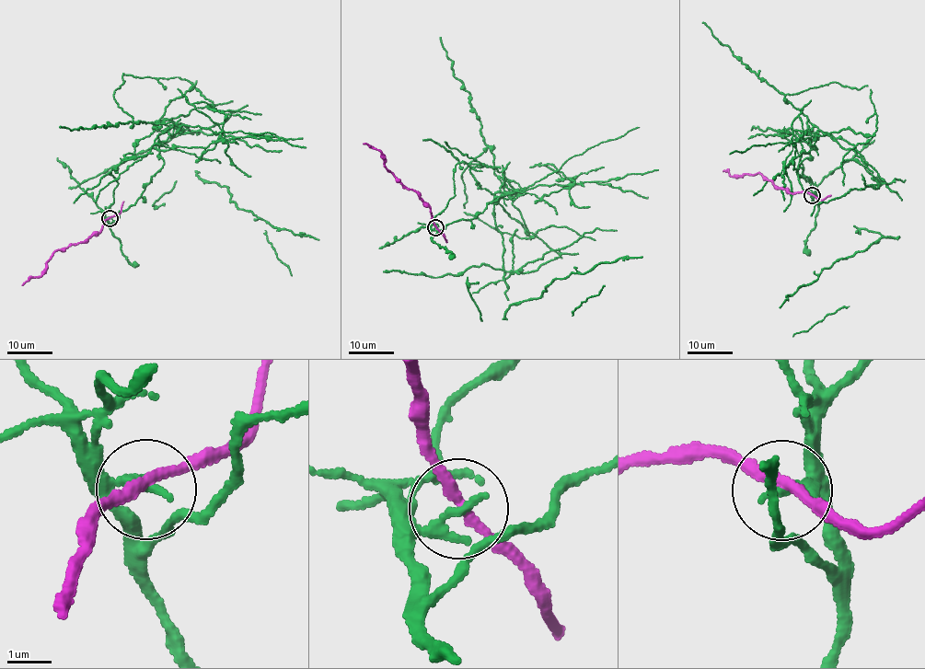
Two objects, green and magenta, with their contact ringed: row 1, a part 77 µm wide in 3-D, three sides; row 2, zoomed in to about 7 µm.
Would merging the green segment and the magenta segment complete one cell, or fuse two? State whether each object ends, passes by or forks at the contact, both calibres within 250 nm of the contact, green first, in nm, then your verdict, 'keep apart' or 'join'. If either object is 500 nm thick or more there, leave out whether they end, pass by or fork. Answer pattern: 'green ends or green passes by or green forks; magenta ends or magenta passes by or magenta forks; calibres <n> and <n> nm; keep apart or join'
green ends; magenta passes by; calibres 240 and 240 nm; keep apart

